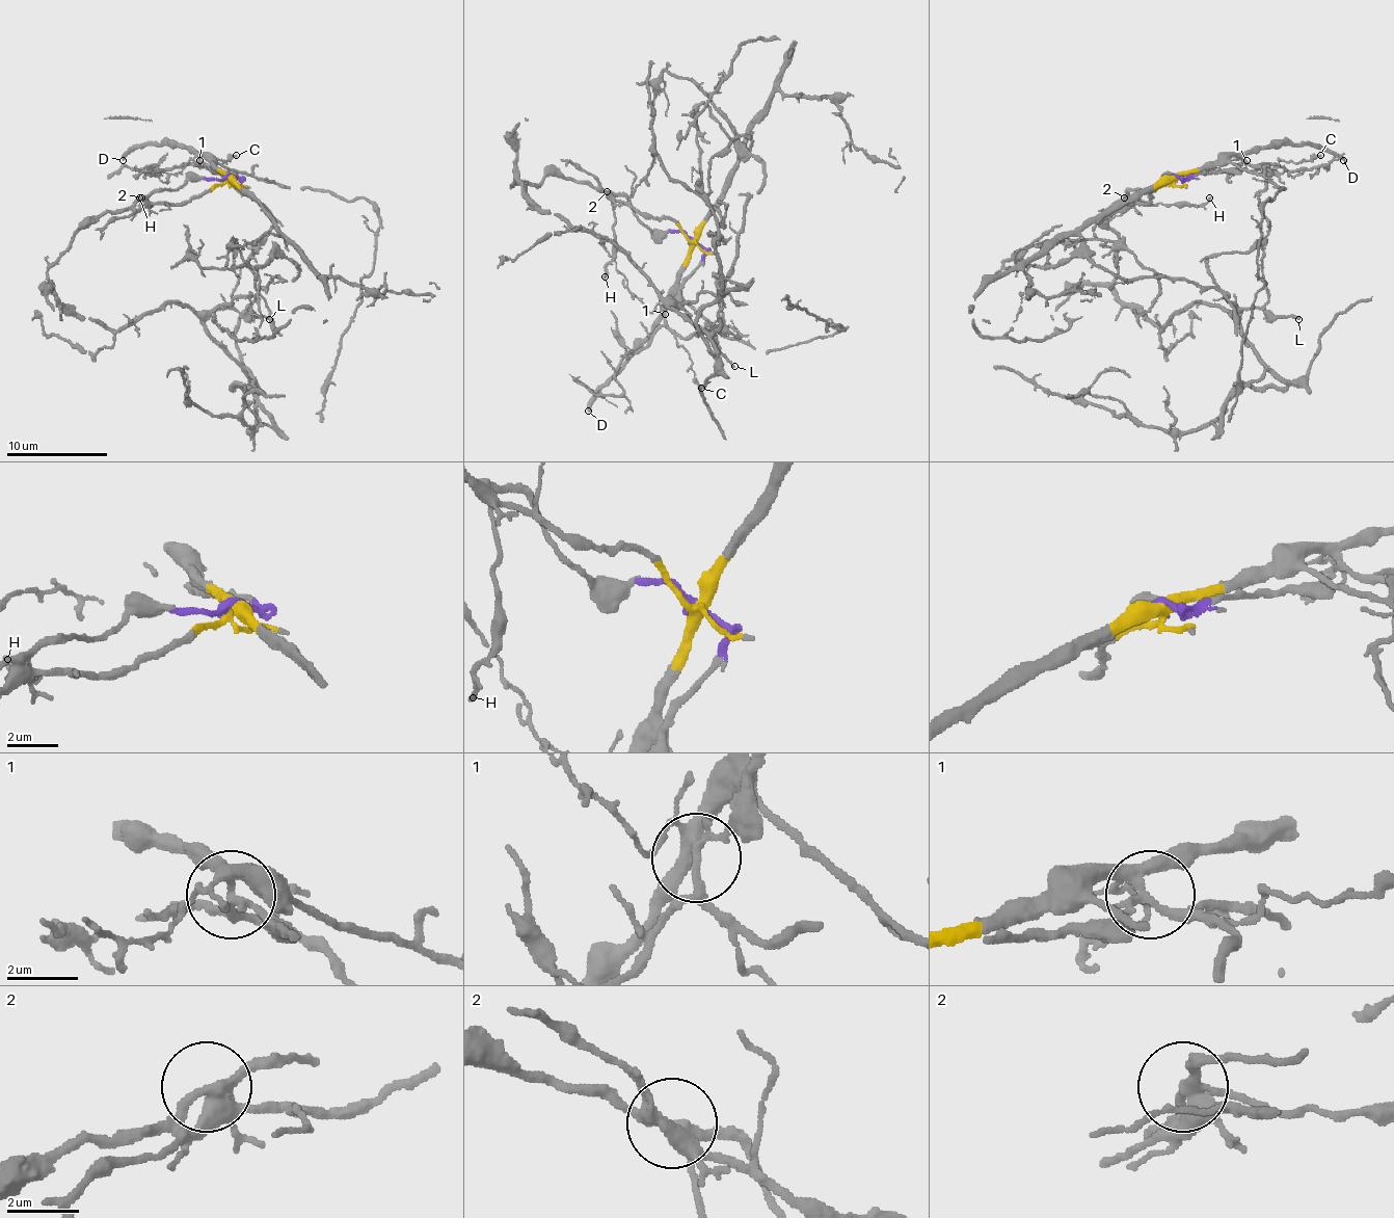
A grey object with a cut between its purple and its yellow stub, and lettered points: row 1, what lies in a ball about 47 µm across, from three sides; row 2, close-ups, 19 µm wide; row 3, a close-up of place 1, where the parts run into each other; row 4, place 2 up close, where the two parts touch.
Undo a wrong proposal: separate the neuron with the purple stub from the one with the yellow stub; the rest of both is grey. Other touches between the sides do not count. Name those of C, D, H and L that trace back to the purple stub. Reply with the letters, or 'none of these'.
H, L

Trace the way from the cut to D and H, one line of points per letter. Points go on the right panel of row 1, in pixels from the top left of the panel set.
D: (1175, 177), (1200, 171), (1210, 164), (1223, 164), (1268, 147), (1318, 144), (1344, 159)
H: (1175, 177), (1164, 180), (1154, 189), (1129, 189), (1129, 194), (1152, 205), (1202, 205), (1210, 197)

